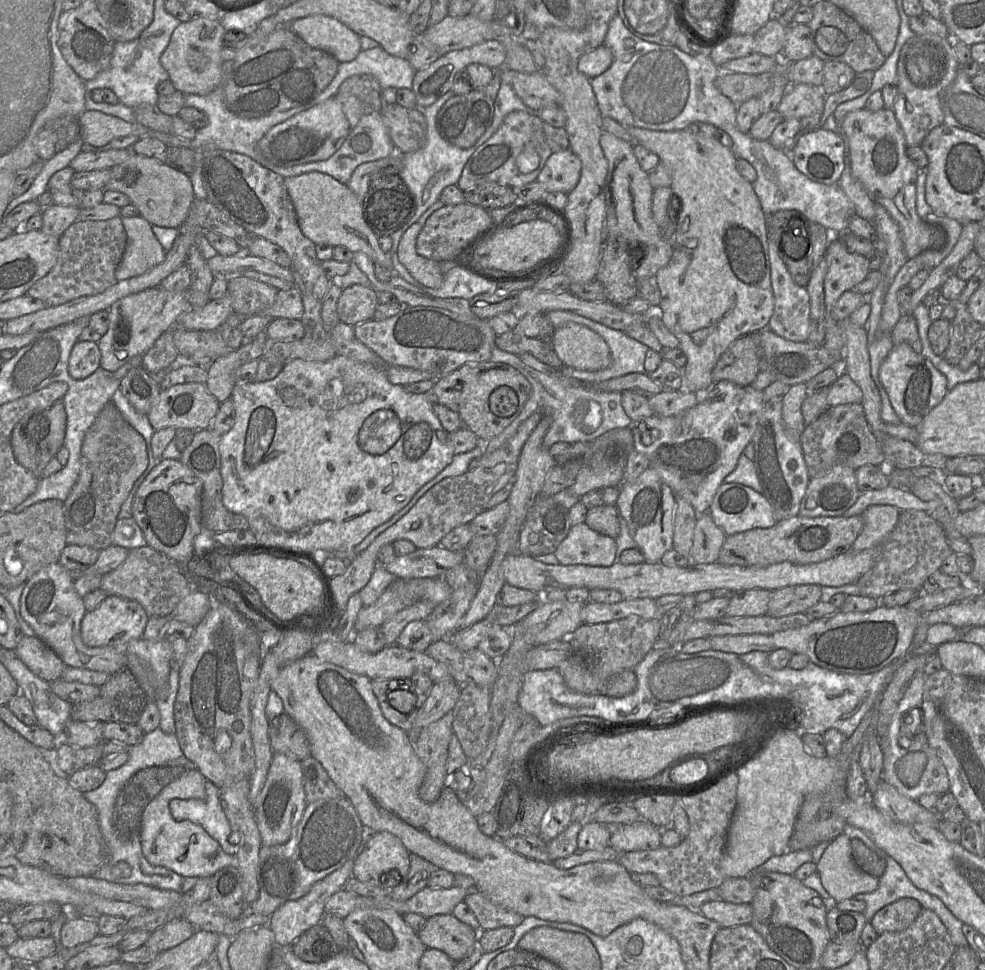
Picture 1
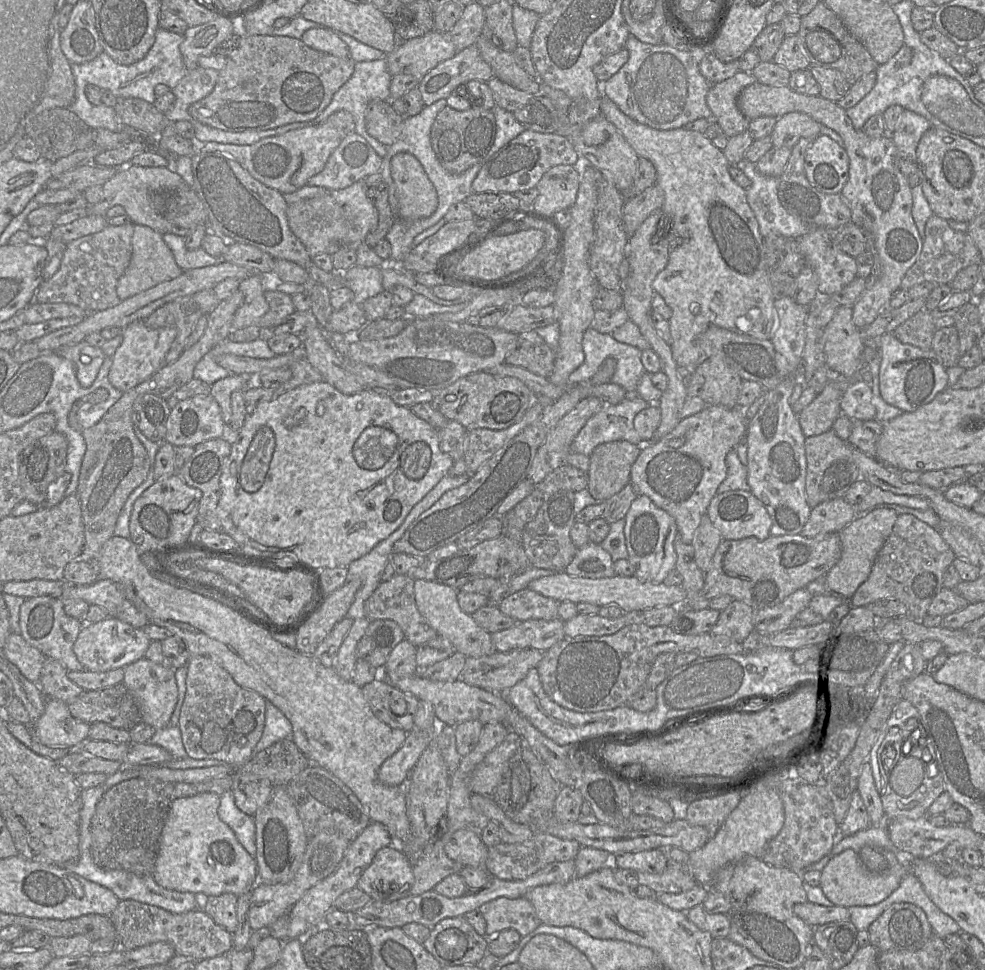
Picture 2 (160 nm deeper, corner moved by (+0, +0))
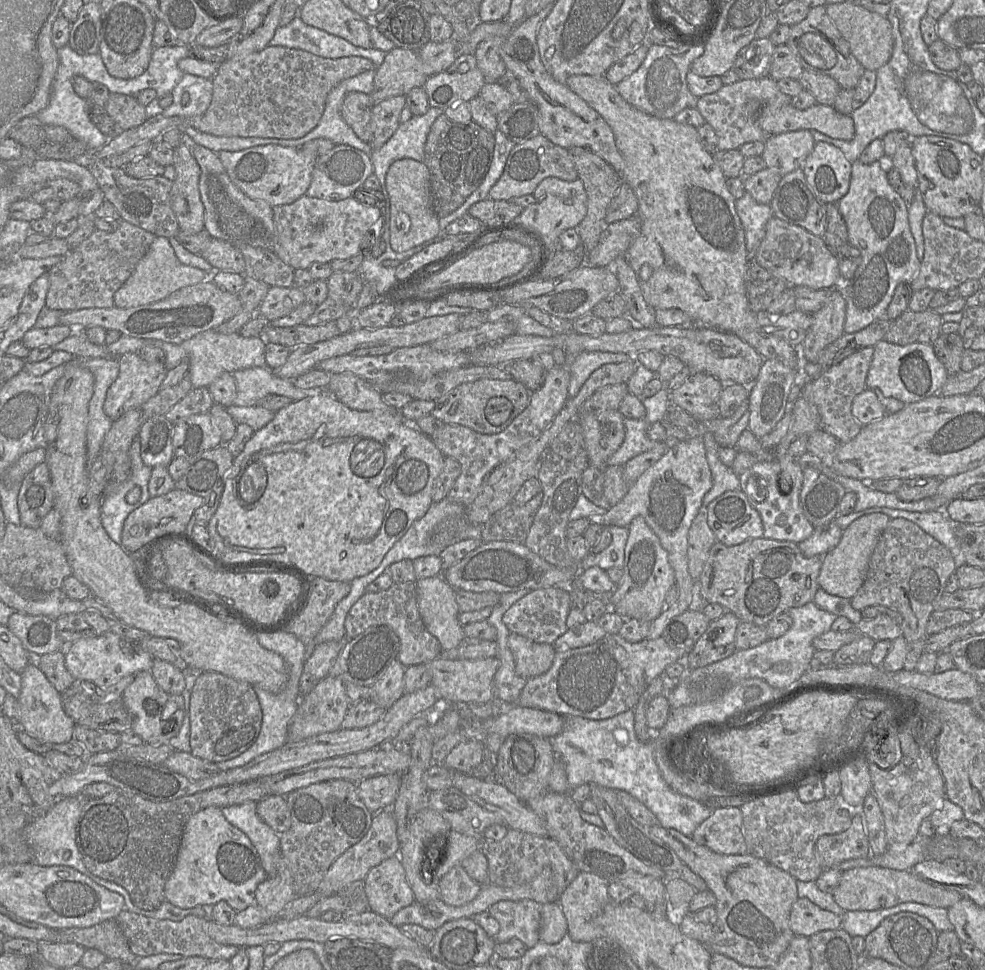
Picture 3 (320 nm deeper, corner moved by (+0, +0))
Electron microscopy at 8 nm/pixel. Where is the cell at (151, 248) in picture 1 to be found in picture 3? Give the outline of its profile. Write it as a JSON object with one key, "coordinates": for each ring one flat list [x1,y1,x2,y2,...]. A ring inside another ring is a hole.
{"coordinates":[[156,236,145,256,138,262,134,272,114,294,114,305,118,308,131,308,161,301,173,292,210,279,205,271,184,265,177,258,169,239]]}

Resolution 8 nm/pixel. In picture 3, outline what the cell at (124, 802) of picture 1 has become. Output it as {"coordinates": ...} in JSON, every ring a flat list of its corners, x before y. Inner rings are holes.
{"coordinates":[[255,780,215,787,162,803,152,802,115,788,101,798,86,799,83,796,83,809,77,822,76,843,82,860,91,873,124,887,132,902,140,909,155,910,165,900,165,883,174,868,183,832,191,816,211,806,224,808,247,801,258,802,266,796,269,795]]}

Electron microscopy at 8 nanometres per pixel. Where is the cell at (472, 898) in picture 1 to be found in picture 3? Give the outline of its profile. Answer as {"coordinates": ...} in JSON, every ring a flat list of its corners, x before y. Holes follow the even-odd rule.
{"coordinates":[[533,900,500,901,487,912,497,920,500,930,493,938,504,943,512,938,519,939,528,948,539,941,541,926,541,904]]}

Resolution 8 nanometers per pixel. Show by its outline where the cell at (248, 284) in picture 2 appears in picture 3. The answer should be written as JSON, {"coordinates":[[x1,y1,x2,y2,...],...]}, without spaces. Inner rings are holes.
{"coordinates":[[271,286,257,313,273,321,284,317,305,302,304,293,295,286,290,288]]}

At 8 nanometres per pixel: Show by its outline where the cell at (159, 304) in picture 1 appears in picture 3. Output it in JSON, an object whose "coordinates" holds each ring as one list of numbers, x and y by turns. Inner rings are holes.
{"coordinates":[[125,353,118,362,118,377,109,387,103,406,112,421,155,396,168,371,164,363,147,362,137,353]]}

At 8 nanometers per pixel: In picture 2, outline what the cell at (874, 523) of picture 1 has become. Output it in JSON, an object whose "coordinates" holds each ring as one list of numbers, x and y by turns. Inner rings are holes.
{"coordinates":[[876,508,865,516,853,519,840,531,841,557,823,577,824,585,832,593,850,600,859,586,868,578,873,563,890,535,898,518,892,508]]}

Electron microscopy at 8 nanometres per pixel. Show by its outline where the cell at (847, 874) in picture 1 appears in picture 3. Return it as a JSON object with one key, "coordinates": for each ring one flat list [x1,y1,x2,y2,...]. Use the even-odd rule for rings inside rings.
{"coordinates":[[869,866,852,868,843,872,840,883,833,893,833,898,844,911,873,911,891,908,905,902,948,909,960,901,963,896,956,891,933,886,910,870]]}

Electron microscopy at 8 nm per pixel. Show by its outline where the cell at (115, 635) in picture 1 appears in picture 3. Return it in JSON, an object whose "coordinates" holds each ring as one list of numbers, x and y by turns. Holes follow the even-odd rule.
{"coordinates":[[112,631,102,635,80,638,66,645,65,665,74,680,86,680,100,688,107,688,116,684,128,675,135,675,141,671,150,671,153,657,140,647,139,642,125,640]]}

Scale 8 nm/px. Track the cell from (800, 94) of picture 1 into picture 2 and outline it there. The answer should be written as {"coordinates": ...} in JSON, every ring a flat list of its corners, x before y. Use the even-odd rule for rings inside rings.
{"coordinates":[[787,113,777,118,771,133,772,146,792,149,801,138,815,139,820,135,821,126,805,113]]}

